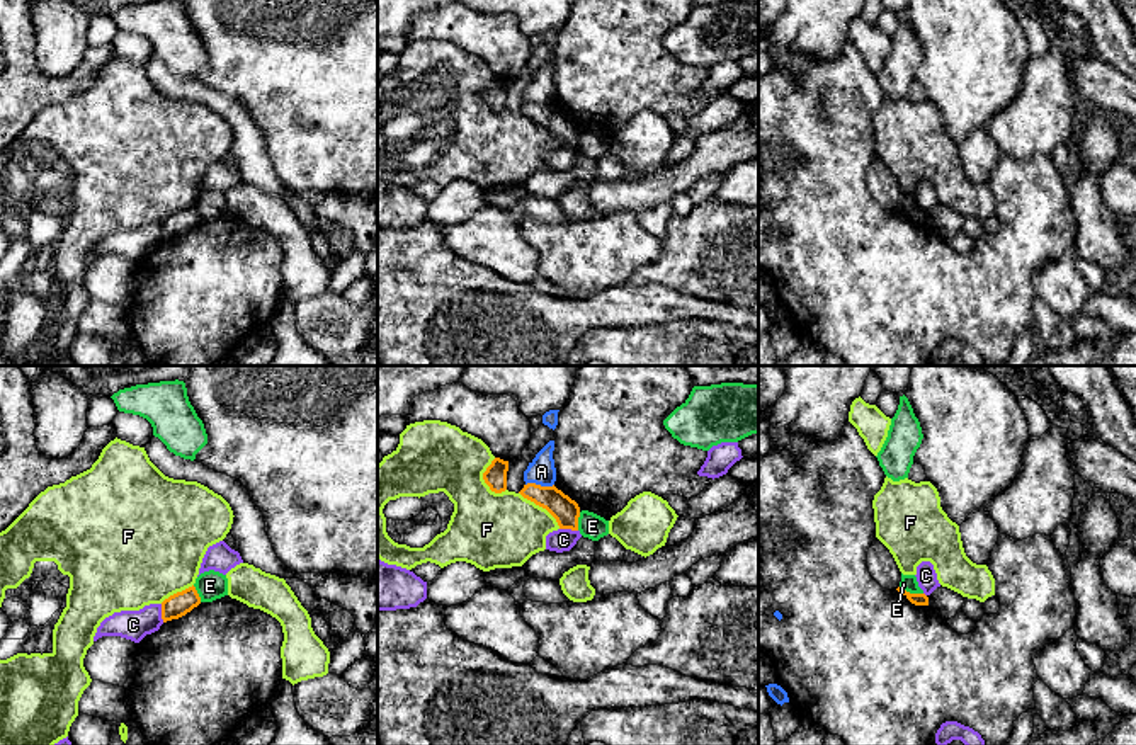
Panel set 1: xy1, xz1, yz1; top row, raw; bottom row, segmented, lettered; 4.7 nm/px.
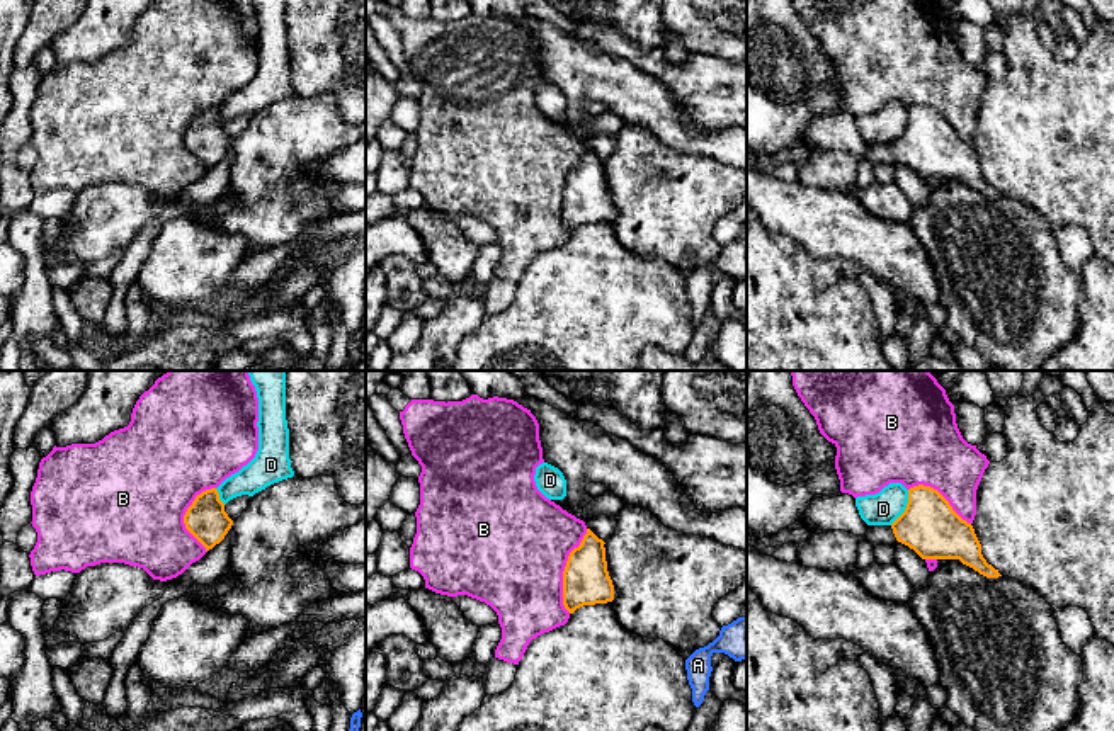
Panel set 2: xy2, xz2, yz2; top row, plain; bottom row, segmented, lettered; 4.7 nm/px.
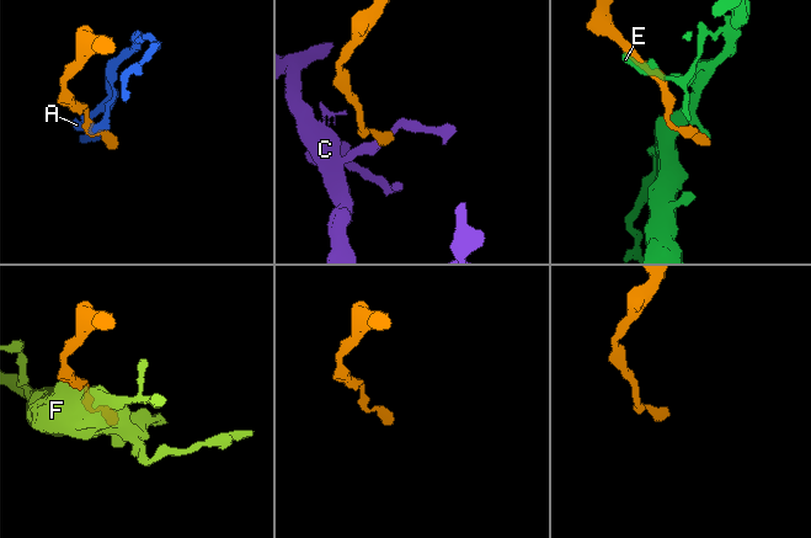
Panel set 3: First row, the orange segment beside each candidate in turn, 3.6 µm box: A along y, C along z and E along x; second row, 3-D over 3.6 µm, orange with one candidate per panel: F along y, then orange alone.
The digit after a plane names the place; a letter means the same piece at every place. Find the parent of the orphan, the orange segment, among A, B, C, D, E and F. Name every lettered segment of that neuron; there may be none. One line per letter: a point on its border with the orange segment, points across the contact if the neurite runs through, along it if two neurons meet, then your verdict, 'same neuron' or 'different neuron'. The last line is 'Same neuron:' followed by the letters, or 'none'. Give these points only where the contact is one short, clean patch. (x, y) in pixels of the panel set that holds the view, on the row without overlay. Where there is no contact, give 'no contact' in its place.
A: xz1 (539, 104) | along xz1 (526, 102), (553, 104) | different neuron
B: xz2 (563, 191) | different neuron
C: xy1 (162, 232) | along xy1 (160, 223), (160, 237), (164, 240) | different neuron
D: yz2 (907, 126) | different neuron
E: yz1 (912, 213) | different neuron
F: xz1 (483, 97) | different neuron
Same neuron: none

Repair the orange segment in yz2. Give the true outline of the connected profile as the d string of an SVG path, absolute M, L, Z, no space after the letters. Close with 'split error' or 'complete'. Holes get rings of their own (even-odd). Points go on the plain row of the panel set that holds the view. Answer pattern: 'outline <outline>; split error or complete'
outline M930 105L910 107L905 131L891 144L867 144L866 156L874 167L898 160L922 178L959 178L986 197L1002 196L983 177L973 144Z; split error

